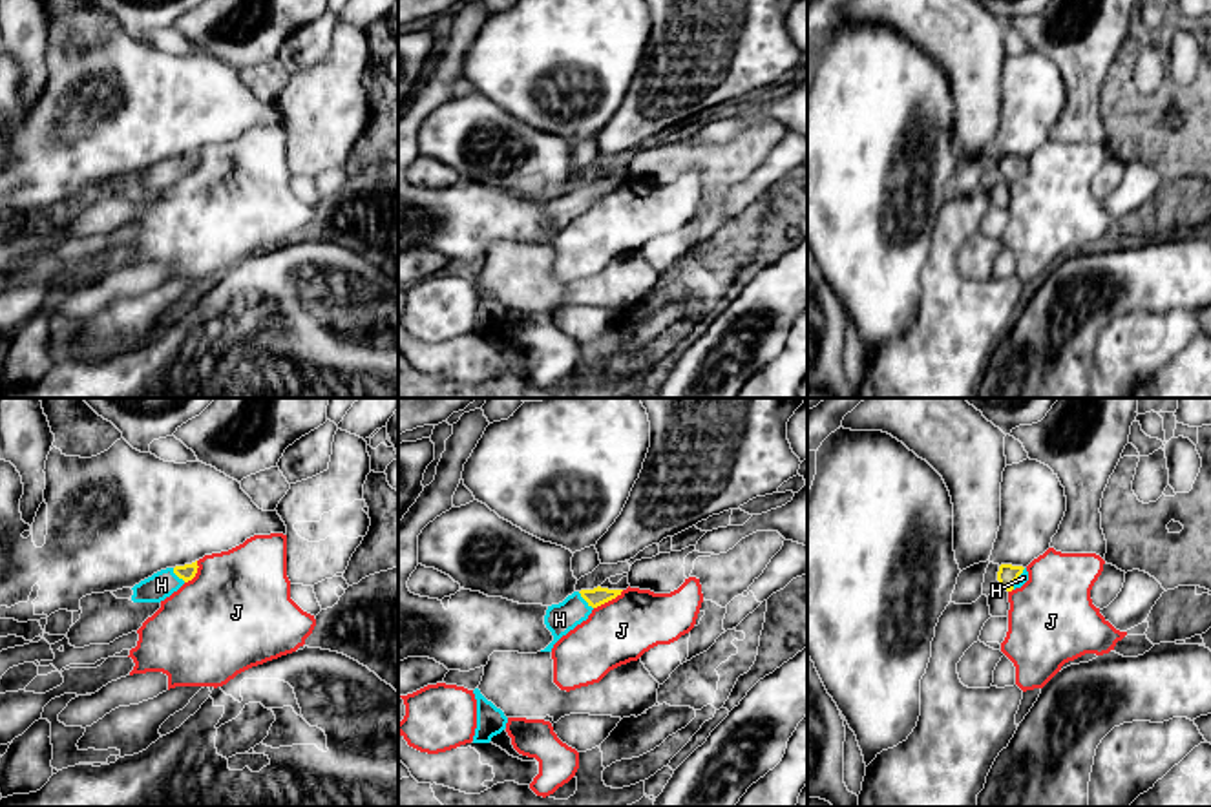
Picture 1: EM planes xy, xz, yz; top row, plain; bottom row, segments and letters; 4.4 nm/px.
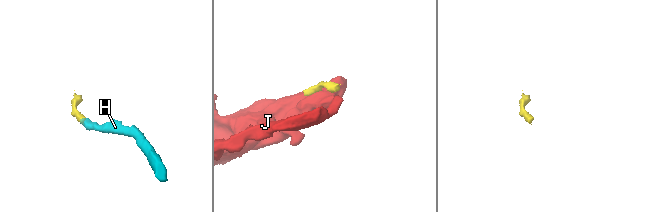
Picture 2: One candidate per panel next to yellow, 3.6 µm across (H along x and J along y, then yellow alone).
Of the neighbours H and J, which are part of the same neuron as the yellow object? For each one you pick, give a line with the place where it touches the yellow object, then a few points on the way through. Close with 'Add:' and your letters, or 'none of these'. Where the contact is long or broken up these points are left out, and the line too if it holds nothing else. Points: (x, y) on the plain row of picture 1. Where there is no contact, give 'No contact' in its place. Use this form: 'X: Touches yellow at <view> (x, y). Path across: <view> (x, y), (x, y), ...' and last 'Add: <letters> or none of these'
H: Touches yellow at xz (585, 190). Path across: xz (598, 187), (585, 190), (559, 210)
Add: H

